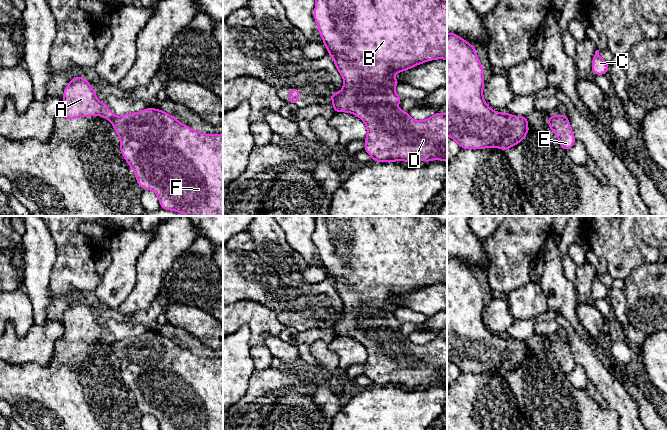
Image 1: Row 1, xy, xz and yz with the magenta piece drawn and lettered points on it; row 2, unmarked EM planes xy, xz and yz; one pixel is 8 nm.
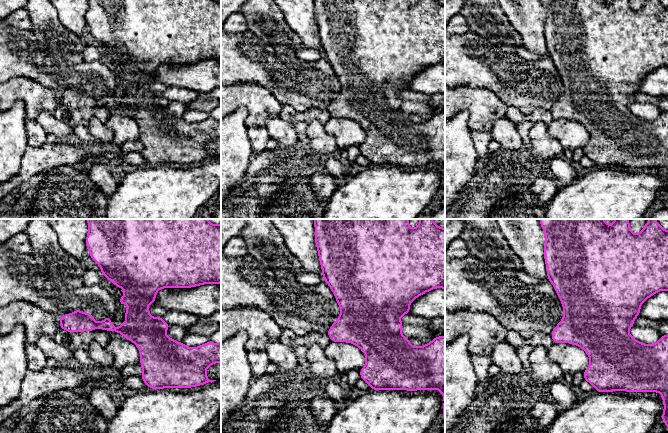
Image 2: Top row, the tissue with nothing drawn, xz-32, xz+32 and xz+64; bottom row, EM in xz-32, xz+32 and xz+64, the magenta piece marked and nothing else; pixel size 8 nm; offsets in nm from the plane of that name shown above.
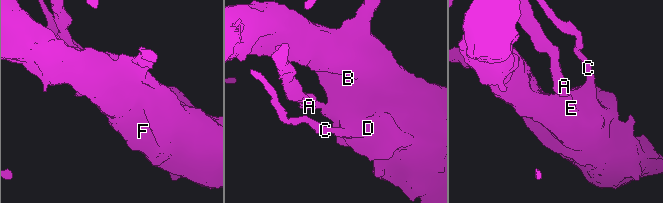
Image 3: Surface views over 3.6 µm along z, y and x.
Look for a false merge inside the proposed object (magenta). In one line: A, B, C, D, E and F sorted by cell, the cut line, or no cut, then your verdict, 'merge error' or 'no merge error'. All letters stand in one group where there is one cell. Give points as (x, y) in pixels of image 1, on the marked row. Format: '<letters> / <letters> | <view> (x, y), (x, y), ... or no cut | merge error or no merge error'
A / B C D E F | xy (114, 116), (111, 120) | merge error

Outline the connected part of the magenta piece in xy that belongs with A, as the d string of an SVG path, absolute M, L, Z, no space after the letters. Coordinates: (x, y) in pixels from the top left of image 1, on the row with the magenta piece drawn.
M82 76L70 79L70 83L64 88L63 101L65 108L62 116L66 120L81 116L103 116L106 120L115 117L108 106L97 99L96 91Z

